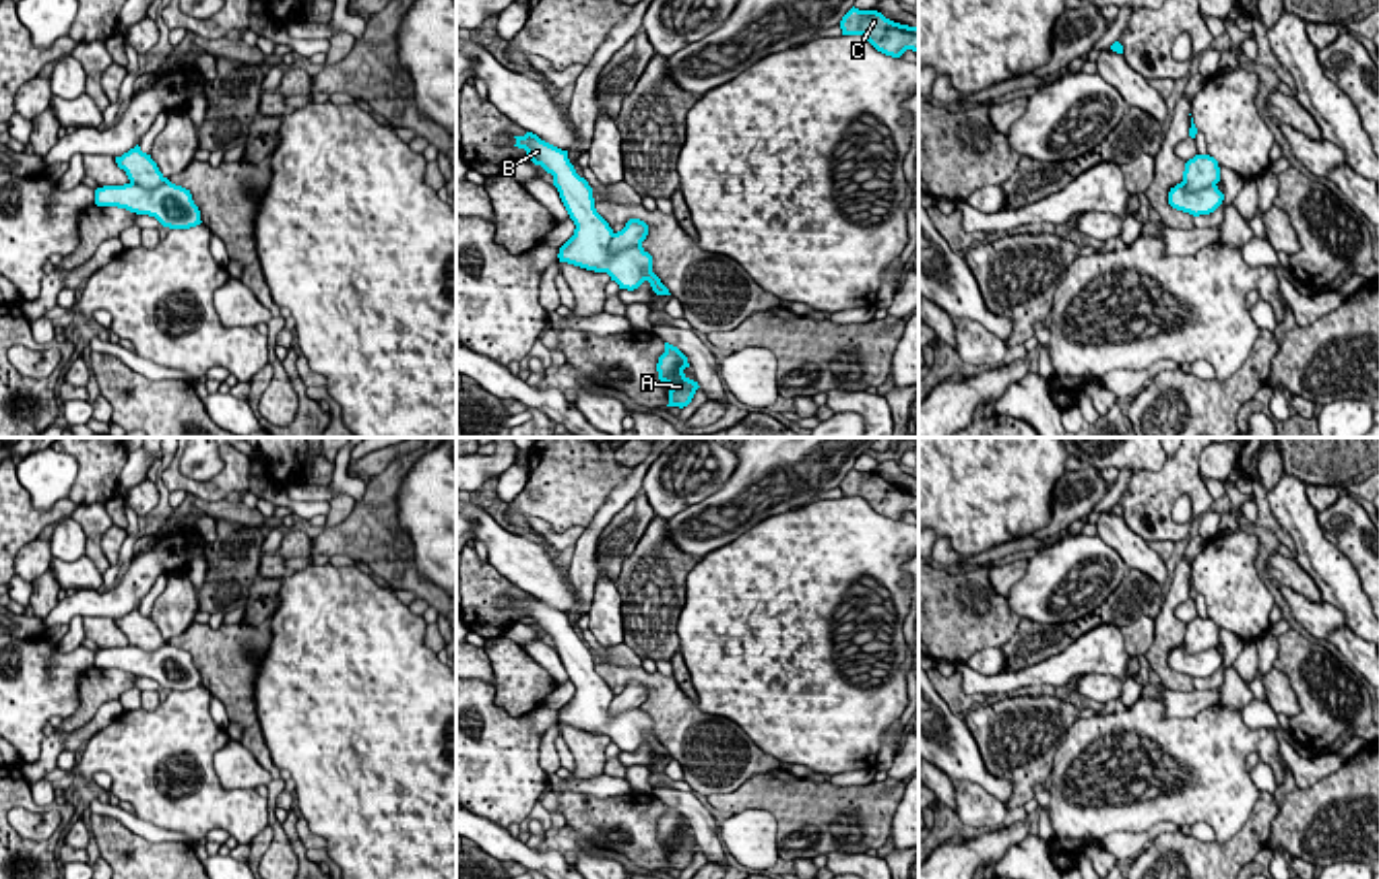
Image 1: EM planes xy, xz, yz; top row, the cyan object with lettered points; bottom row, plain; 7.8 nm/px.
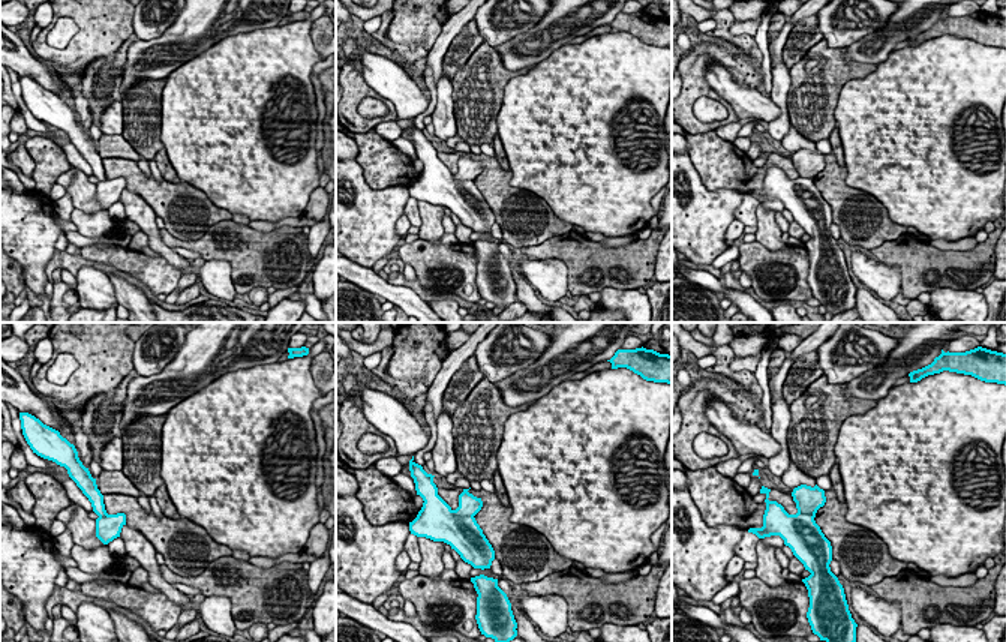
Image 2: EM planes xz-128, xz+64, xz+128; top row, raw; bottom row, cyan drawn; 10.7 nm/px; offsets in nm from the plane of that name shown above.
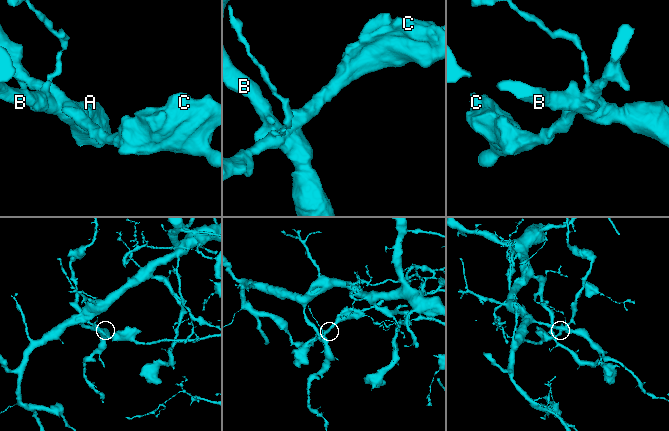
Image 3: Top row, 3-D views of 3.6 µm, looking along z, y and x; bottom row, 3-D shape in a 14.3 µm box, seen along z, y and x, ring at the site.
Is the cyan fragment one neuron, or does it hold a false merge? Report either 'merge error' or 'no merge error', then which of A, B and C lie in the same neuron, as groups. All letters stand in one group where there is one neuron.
merge error | A B / C

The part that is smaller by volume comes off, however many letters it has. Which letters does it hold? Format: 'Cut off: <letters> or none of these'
Cut off: C

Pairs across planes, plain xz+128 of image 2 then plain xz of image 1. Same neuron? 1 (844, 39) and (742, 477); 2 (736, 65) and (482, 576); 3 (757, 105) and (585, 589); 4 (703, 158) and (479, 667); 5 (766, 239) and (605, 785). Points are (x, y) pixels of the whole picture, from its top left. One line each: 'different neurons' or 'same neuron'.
1: different neurons
2: same neuron
3: different neurons
4: different neurons
5: different neurons

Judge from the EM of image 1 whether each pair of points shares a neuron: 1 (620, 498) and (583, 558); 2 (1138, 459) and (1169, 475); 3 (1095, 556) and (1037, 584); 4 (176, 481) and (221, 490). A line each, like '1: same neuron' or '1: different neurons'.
1: same neuron
2: different neurons
3: same neuron
4: same neuron

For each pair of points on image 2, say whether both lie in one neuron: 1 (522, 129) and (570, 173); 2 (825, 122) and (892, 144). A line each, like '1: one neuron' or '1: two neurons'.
1: one neuron
2: two neurons

